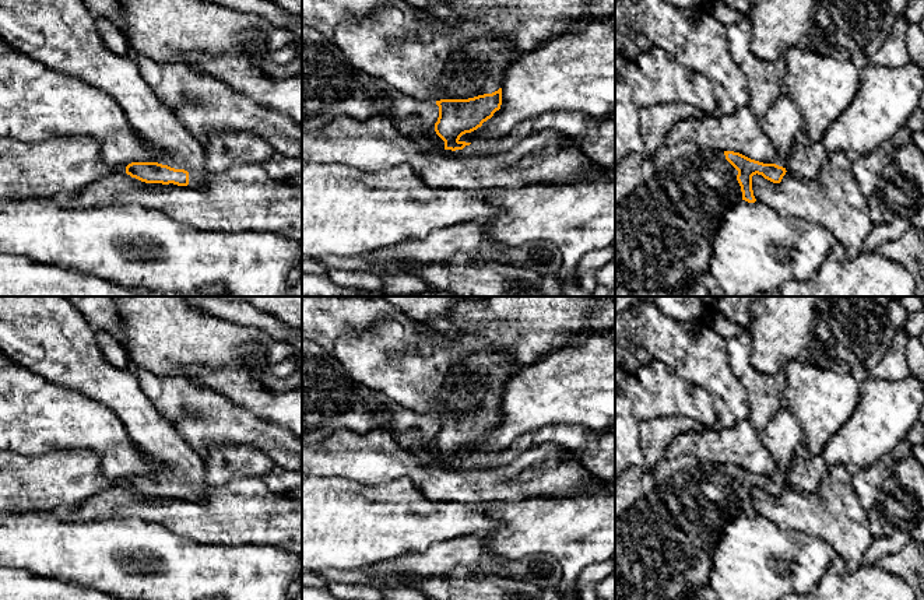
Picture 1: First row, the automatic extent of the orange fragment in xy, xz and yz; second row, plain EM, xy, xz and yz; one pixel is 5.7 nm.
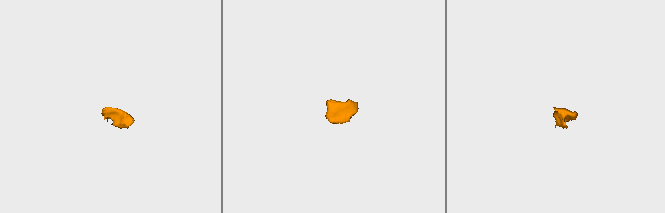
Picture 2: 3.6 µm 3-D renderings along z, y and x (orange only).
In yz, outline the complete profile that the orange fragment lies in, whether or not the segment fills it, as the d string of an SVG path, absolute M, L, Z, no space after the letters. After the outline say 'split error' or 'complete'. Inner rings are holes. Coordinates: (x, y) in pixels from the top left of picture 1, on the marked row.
M781 92L776 101L770 105L770 108L765 112L763 117L760 119L760 127L769 137L770 143L776 148L776 161L773 164L763 164L755 159L751 159L739 152L734 151L716 151L712 148L695 148L689 154L682 155L681 158L675 159L667 169L653 173L650 172L647 180L642 183L639 187L636 187L629 196L626 196L622 201L619 201L615 206L615 277L618 278L618 283L629 290L632 294L635 294L639 290L646 291L658 291L658 290L671 290L671 291L684 291L691 290L695 287L699 277L707 277L709 276L709 260L713 256L713 241L714 236L720 228L720 225L724 222L726 214L739 201L745 200L748 203L755 203L756 199L753 196L752 190L752 176L753 175L762 175L765 179L780 183L783 176L786 175L786 164L790 158L791 148L795 143L795 134L804 129L804 119L801 116L801 112L798 106L793 102L790 97L787 97L784 92Z | split error

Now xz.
M492 36L472 41L449 55L442 73L433 80L431 97L439 106L435 131L445 141L443 152L446 155L493 155L510 151L520 141L519 136L510 134L481 143L465 143L460 140L463 134L477 130L500 109L505 73L519 59L520 53L512 38Z | split error

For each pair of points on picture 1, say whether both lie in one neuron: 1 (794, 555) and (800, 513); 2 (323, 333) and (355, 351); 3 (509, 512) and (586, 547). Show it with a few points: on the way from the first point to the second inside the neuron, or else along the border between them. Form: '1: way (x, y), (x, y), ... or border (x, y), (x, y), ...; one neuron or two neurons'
1: border (766, 518), (782, 527), (797, 529), (828, 543); two neurons
2: border (365, 329), (351, 336), (338, 337), (327, 351); two neurons
3: way (529, 525), (555, 525), (566, 536); one neuron

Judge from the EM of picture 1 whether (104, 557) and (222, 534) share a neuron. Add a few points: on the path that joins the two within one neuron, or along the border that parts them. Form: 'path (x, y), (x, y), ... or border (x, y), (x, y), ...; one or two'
border (161, 525), (195, 541), (222, 546); two

